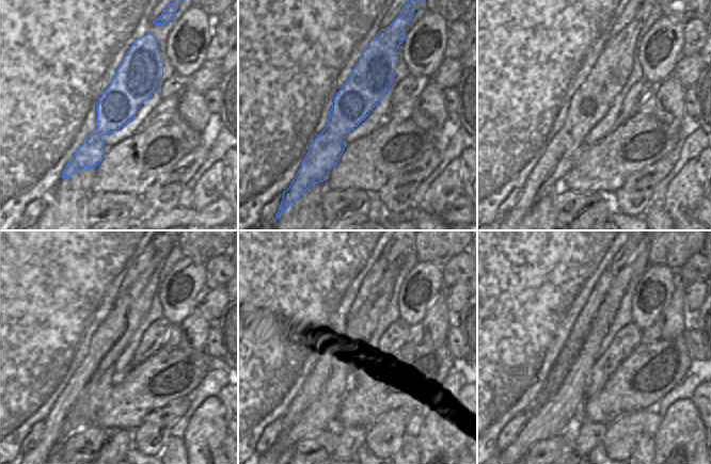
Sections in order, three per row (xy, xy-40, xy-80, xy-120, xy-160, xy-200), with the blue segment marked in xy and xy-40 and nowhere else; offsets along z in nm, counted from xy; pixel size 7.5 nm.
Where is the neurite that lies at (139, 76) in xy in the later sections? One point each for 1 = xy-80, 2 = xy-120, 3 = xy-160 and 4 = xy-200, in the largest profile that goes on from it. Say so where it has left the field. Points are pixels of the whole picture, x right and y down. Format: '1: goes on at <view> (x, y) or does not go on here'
1: goes on at xy-80 (590, 102)
2: goes on at xy-120 (112, 337)
3: goes on at xy-160 (347, 339)
4: goes on at xy-200 (567, 356)

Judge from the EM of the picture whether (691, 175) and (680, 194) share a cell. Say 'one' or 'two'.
one

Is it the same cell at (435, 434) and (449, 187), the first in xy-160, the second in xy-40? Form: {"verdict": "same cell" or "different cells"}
{"verdict": "same cell"}

